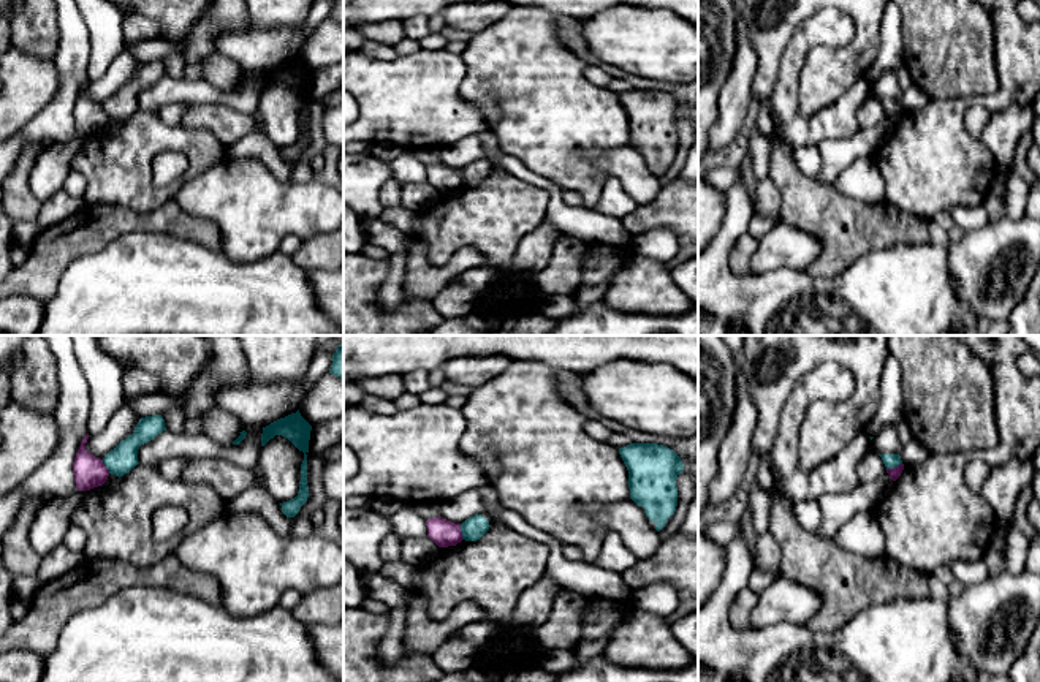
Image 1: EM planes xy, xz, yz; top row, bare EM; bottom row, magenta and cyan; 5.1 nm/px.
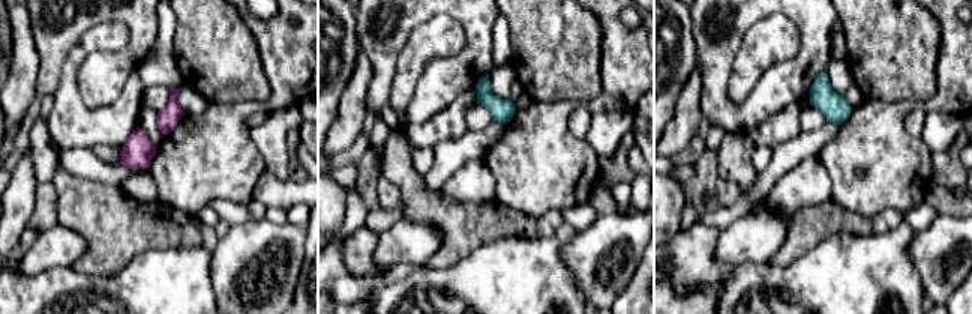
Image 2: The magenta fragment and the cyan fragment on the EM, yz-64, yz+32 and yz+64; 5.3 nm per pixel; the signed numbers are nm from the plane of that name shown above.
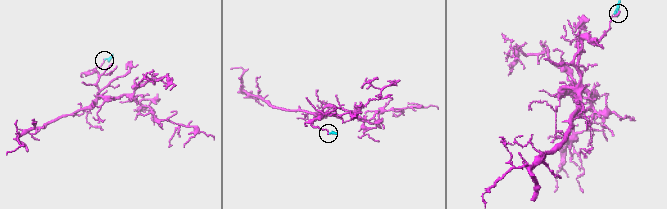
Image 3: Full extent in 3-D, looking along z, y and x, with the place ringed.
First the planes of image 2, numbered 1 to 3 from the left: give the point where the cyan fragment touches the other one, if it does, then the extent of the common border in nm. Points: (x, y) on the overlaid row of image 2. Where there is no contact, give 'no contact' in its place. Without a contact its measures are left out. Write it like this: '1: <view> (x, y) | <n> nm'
1: no contact
2: no contact
3: no contact

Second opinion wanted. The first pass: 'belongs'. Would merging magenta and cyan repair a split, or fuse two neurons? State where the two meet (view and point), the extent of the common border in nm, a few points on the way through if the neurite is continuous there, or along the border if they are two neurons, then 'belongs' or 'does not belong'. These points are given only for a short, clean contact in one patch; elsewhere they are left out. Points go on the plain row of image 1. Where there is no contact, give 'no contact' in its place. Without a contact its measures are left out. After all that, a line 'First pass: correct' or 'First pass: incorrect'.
contact xz (461, 178); length 80 nm; border xz (459, 170), (464, 184); does not belong
First pass: incorrect

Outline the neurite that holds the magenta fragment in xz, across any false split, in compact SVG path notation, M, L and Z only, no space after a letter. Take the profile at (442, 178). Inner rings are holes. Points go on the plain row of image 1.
M442 161L427 165L426 171L427 184L431 184L438 193L456 191L464 185L461 169L446 166Z

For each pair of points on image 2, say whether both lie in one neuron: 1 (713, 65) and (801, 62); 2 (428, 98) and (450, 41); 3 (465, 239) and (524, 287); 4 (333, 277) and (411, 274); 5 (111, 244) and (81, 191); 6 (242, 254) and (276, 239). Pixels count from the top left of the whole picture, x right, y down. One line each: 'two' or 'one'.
1: one
2: two
3: two
4: one
5: one
6: one

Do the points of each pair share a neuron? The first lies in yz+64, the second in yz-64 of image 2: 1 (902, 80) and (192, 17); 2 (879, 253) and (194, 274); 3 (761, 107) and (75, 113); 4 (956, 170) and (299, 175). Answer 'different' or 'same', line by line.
1: same
2: same
3: different
4: same

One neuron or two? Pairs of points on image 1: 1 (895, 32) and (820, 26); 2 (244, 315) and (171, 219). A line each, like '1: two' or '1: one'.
1: two
2: two

